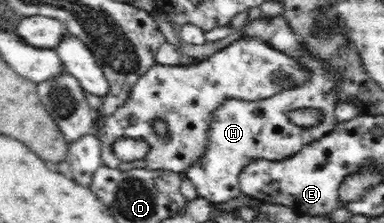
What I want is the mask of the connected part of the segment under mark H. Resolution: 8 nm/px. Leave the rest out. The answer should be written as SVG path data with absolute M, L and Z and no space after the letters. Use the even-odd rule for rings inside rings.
M262 16L248 20L240 30L242 36L257 36L263 38L270 46L285 51L287 56L298 60L298 64L310 74L308 82L301 81L292 88L284 88L264 100L248 102L230 99L220 105L214 113L214 120L209 128L210 148L200 163L188 170L186 177L195 185L201 198L212 204L226 203L240 196L240 174L250 166L250 162L264 160L280 162L298 153L306 144L314 143L328 135L336 127L334 108L338 103L336 96L336 79L328 73L326 63L316 58L312 52L302 52L302 44L286 22L284 17ZM296 109L314 109L320 113L318 124L298 126L292 121Z

